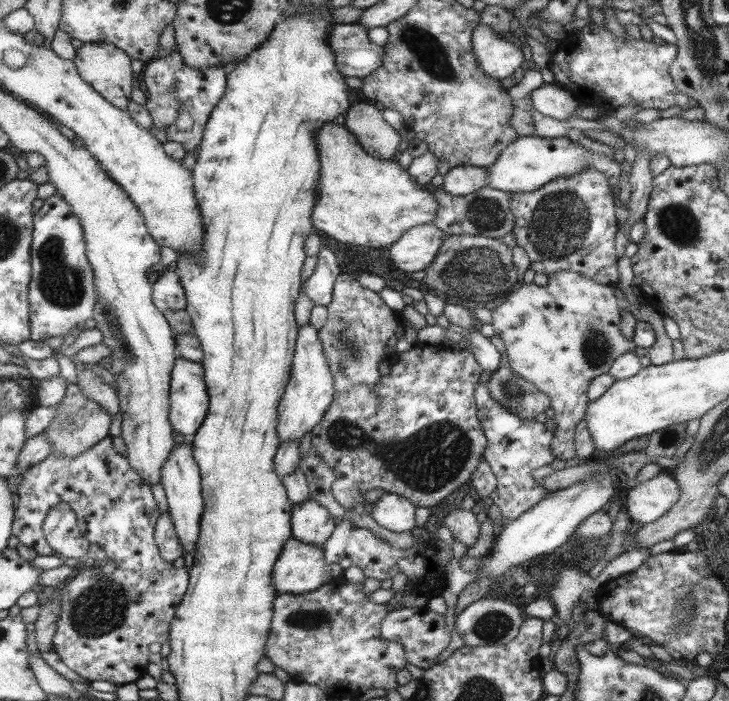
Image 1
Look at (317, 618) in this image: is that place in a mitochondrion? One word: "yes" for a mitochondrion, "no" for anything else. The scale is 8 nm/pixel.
yes

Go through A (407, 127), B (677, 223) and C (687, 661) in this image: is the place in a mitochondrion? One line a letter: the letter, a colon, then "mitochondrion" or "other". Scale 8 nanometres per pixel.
A: other
B: mitochondrion
C: other

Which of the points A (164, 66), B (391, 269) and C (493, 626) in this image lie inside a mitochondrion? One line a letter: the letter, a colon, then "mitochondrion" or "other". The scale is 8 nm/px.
A: other
B: other
C: mitochondrion

